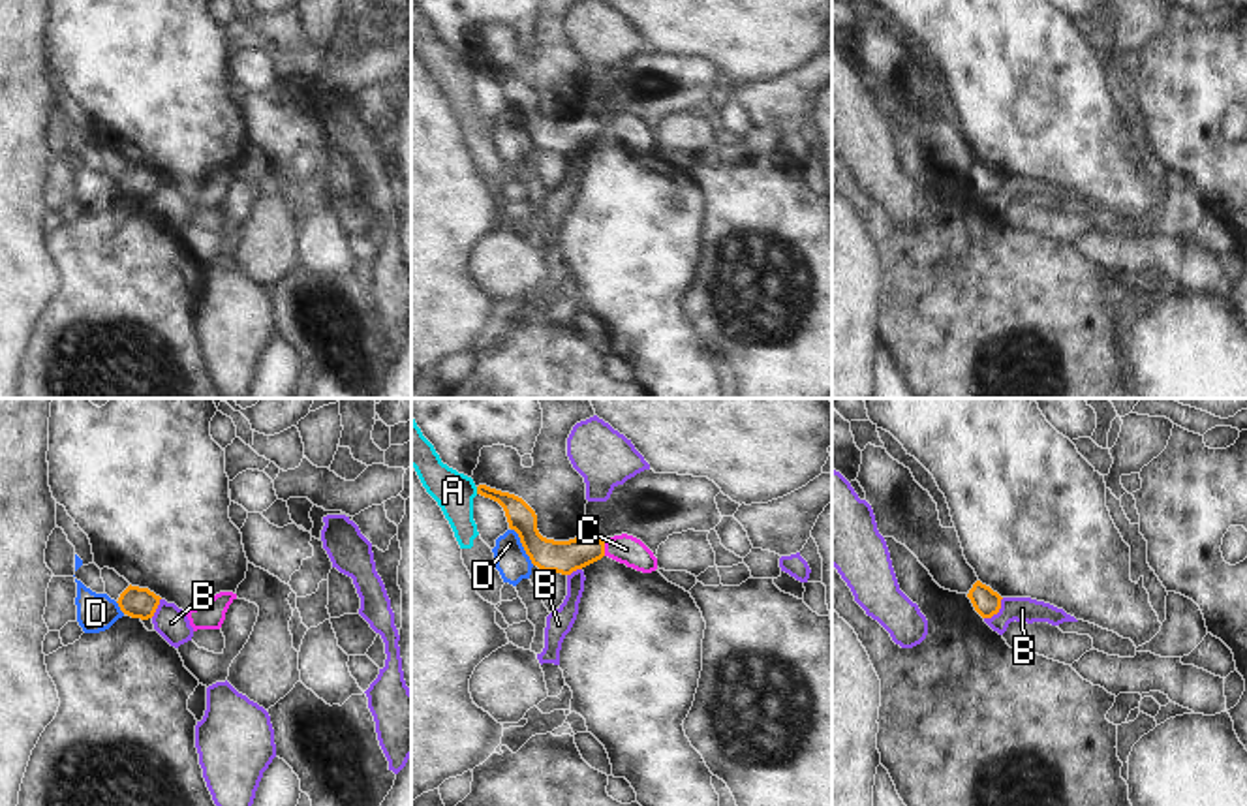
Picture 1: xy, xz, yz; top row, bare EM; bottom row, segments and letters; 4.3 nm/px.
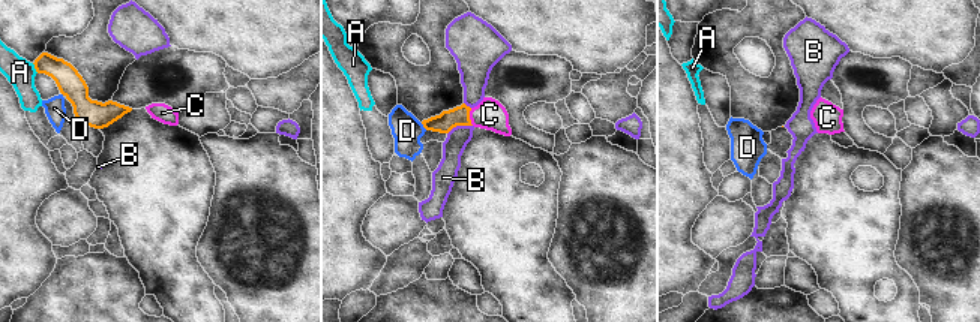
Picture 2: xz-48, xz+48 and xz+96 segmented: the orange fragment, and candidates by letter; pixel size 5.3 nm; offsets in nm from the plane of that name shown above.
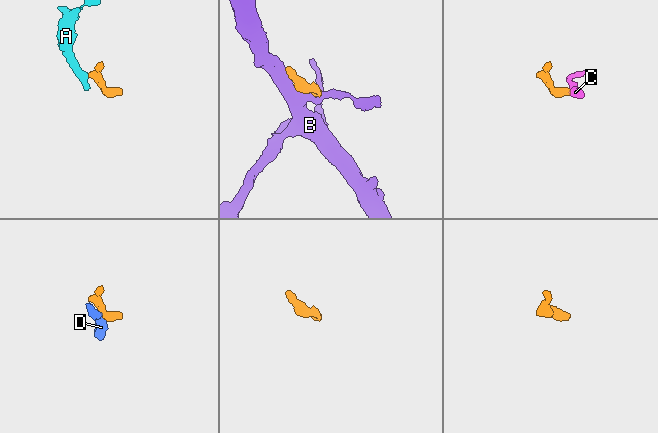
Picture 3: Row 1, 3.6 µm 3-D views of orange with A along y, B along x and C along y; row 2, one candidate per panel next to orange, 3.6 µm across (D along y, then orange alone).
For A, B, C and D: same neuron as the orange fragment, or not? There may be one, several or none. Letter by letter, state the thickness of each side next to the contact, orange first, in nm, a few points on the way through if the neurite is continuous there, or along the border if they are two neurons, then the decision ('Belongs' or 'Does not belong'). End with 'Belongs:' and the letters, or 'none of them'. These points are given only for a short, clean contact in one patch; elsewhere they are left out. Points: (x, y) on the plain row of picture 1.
A: Thickness 120 nm (orange) against 170 nm. Boundary: xz (476, 66), (477, 72). Does not belong
B: Thickness 120 nm (orange) against 110 nm. Boundary: yz (1003, 177), (998, 190), (985, 198). Does not belong
C: Thickness 140 nm (orange) against 130 nm. Path across: xz (564, 136), (585, 128), (603, 128), (626, 128). Belongs
D: Thickness 140 nm (orange) against 140 nm. Boundary: xz (511, 108), (534, 143). Does not belong
Belongs: C.

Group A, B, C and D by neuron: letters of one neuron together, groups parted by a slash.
A / B / C / D

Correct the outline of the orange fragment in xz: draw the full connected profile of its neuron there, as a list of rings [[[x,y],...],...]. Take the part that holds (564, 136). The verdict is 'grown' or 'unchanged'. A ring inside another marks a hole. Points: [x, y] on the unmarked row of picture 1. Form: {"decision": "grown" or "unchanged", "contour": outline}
{"decision": "grown", "contour": [[[479,64],[477,73],[490,77],[503,86],[509,107],[518,113],[531,143],[543,150],[571,154],[603,135],[642,152],[657,148],[654,132],[633,115],[622,113],[607,116],[605,120],[584,113],[569,120],[547,118],[537,109],[535,90],[522,77],[486,64]]]}

